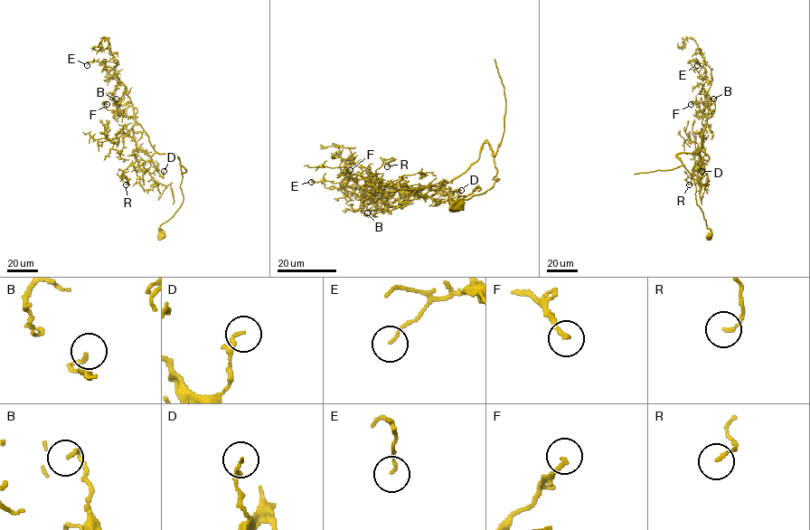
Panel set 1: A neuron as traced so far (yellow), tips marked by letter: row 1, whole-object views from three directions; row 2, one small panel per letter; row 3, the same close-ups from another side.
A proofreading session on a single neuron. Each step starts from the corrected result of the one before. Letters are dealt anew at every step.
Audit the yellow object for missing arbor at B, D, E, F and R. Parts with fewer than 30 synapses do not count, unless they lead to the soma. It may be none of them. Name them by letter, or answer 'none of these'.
none of these

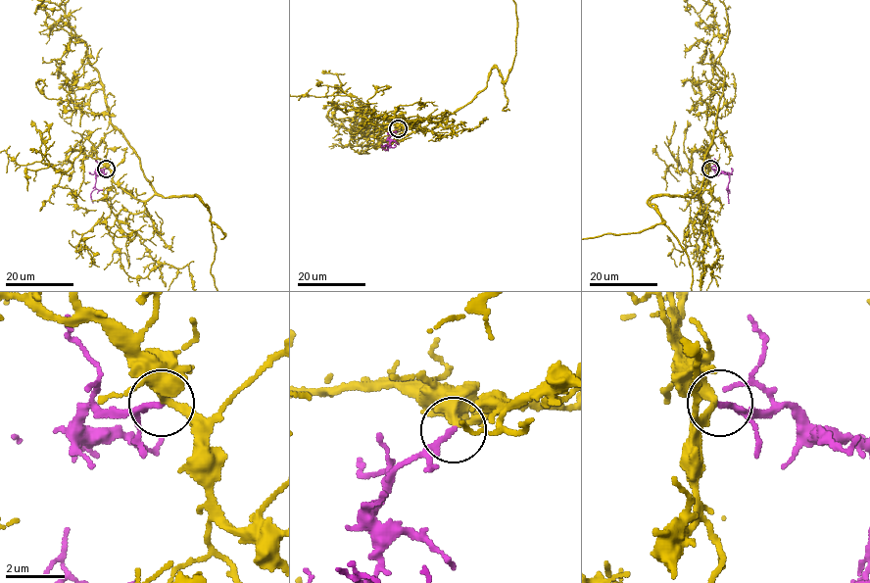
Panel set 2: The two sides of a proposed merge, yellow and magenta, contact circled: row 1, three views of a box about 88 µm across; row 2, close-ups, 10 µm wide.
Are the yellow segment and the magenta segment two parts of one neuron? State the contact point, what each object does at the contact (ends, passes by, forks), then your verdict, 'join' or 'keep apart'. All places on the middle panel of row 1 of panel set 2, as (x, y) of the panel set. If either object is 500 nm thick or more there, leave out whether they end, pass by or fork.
place (398, 128); yellow passes by; magenta ends; join

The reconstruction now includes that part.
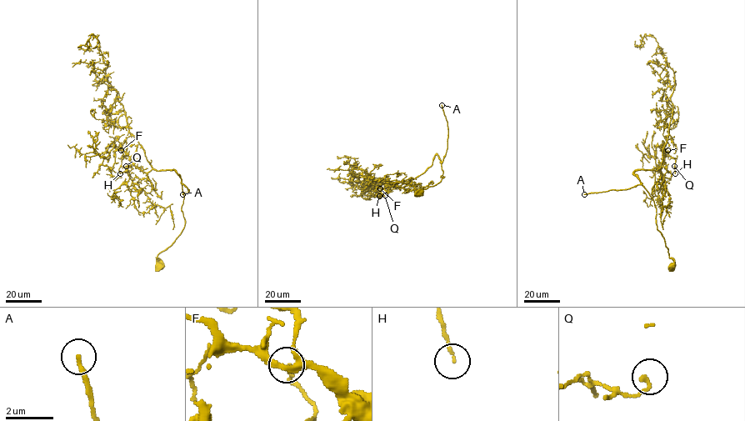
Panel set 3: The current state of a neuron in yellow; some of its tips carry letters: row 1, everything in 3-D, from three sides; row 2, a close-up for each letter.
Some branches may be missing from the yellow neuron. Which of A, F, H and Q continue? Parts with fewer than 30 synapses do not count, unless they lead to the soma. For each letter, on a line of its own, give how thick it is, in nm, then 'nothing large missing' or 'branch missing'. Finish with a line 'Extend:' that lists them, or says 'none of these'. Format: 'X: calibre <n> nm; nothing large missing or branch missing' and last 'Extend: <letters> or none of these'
A: calibre 140 nm; branch missing
F: calibre 120 nm; nothing large missing
H: calibre 100 nm; nothing large missing
Q: calibre 140 nm; nothing large missing
Extend: A

